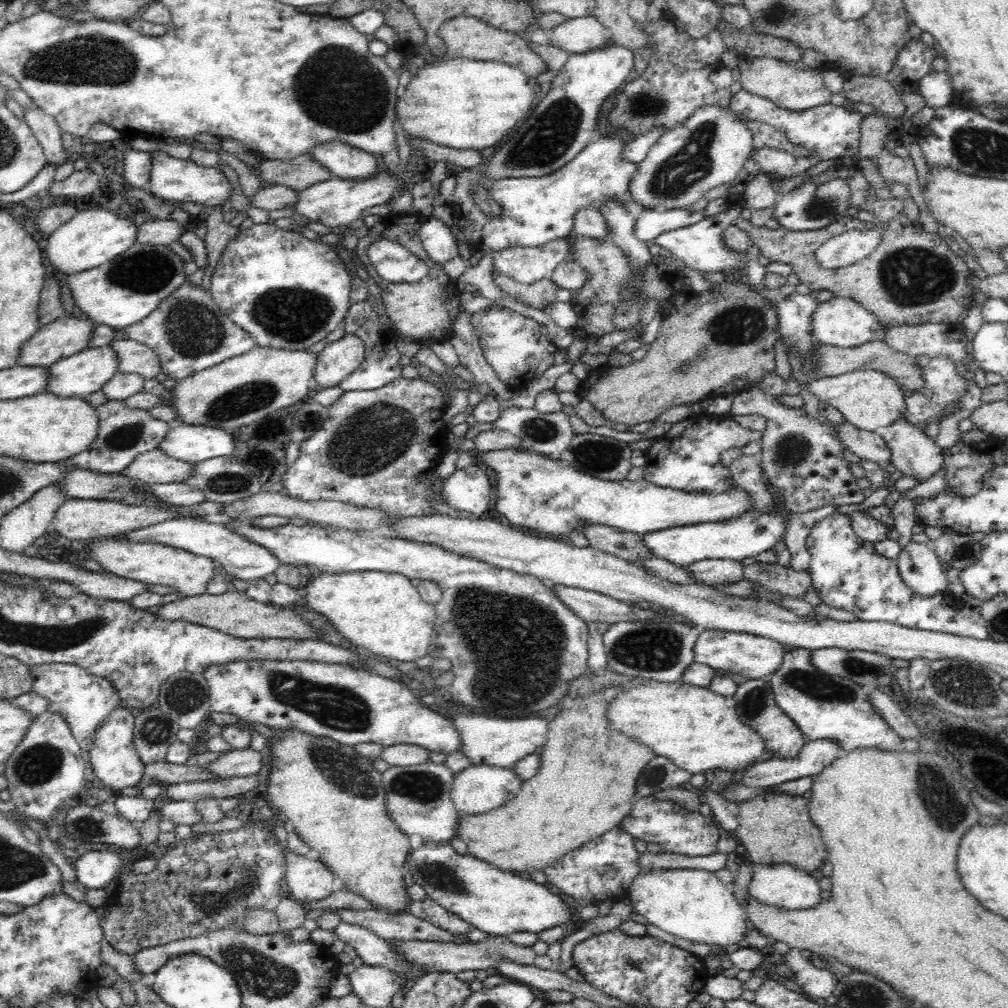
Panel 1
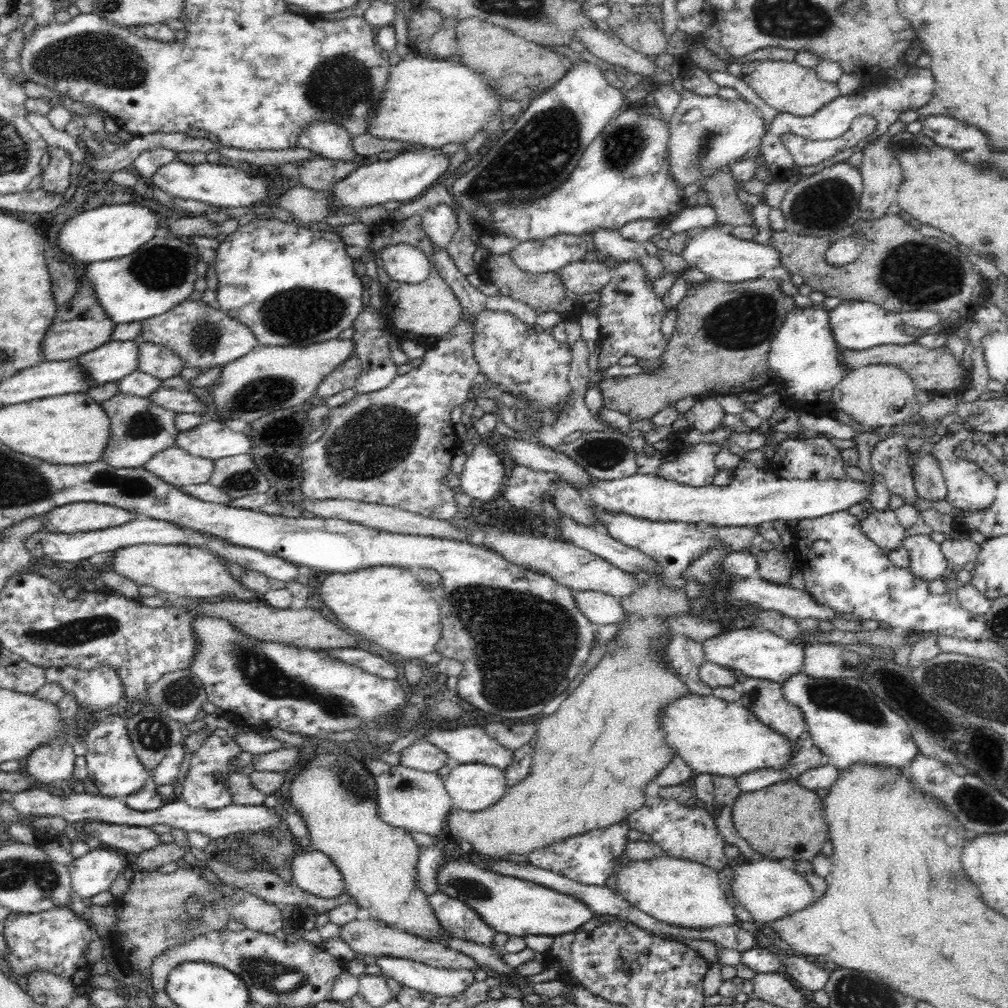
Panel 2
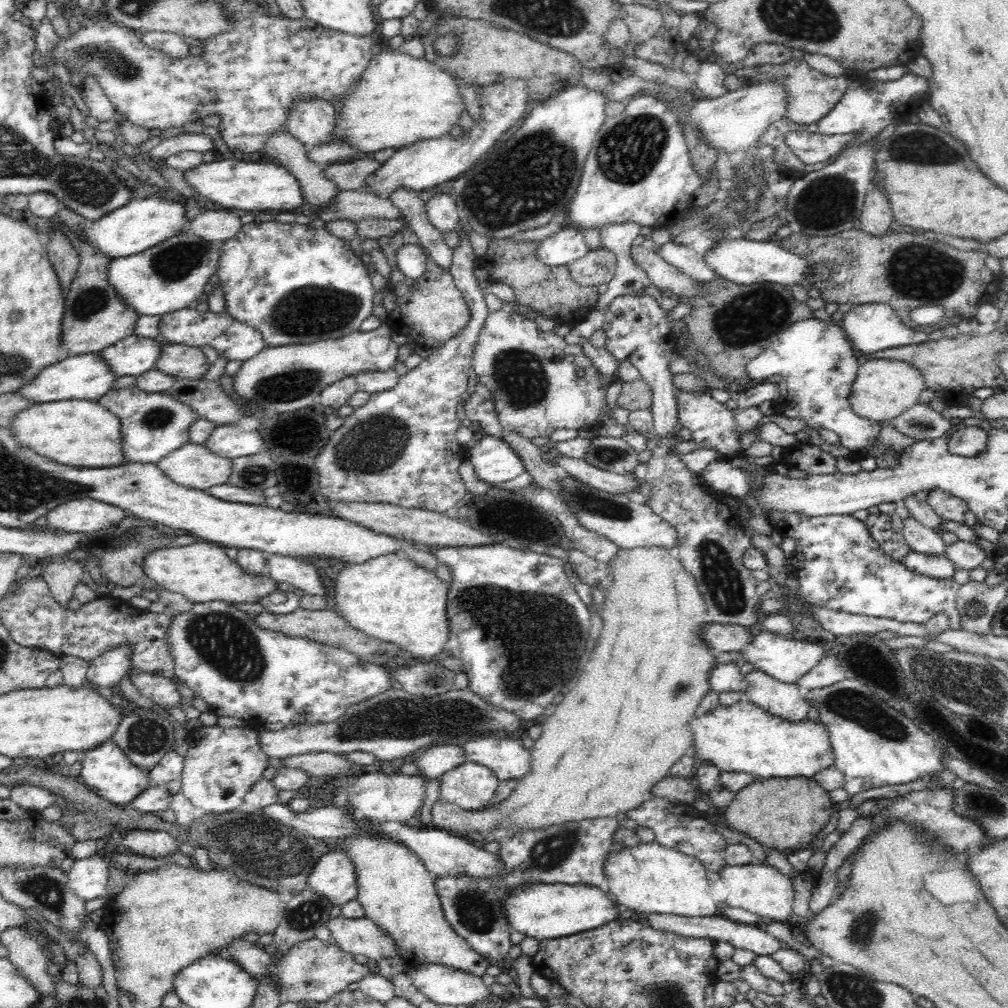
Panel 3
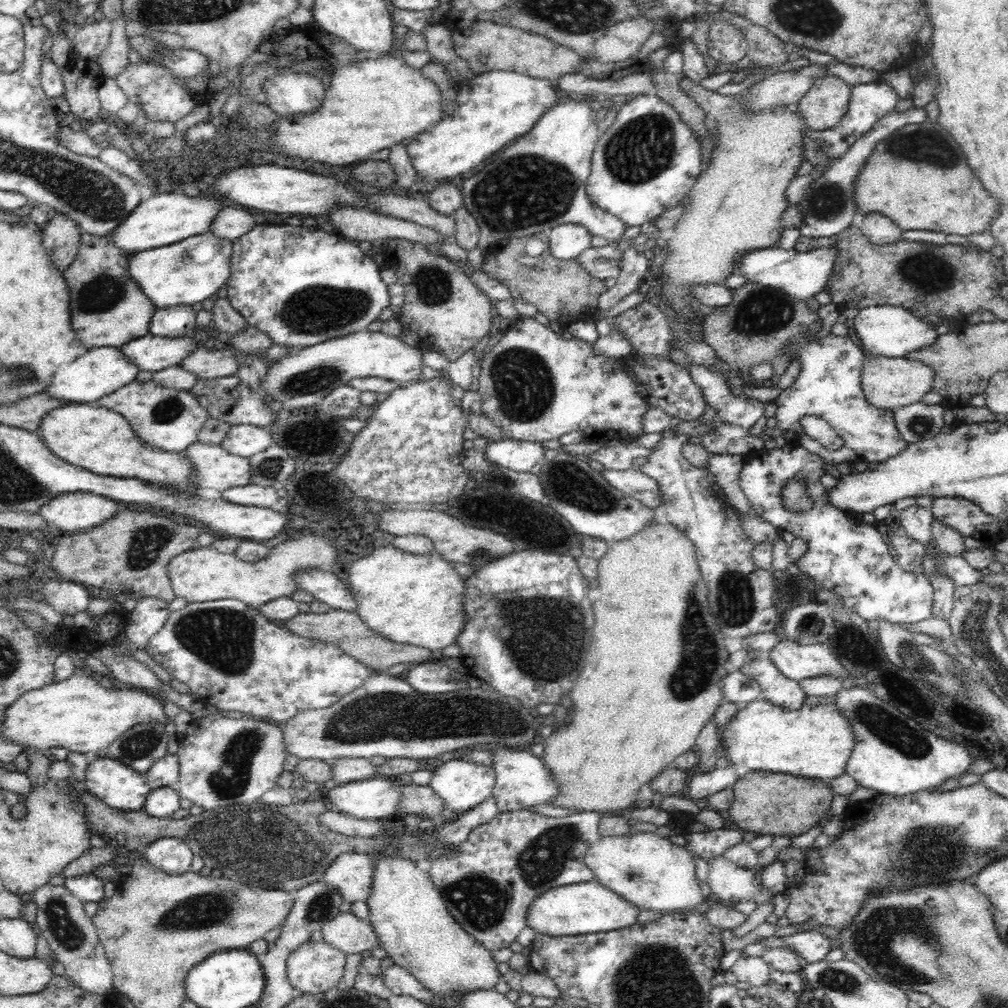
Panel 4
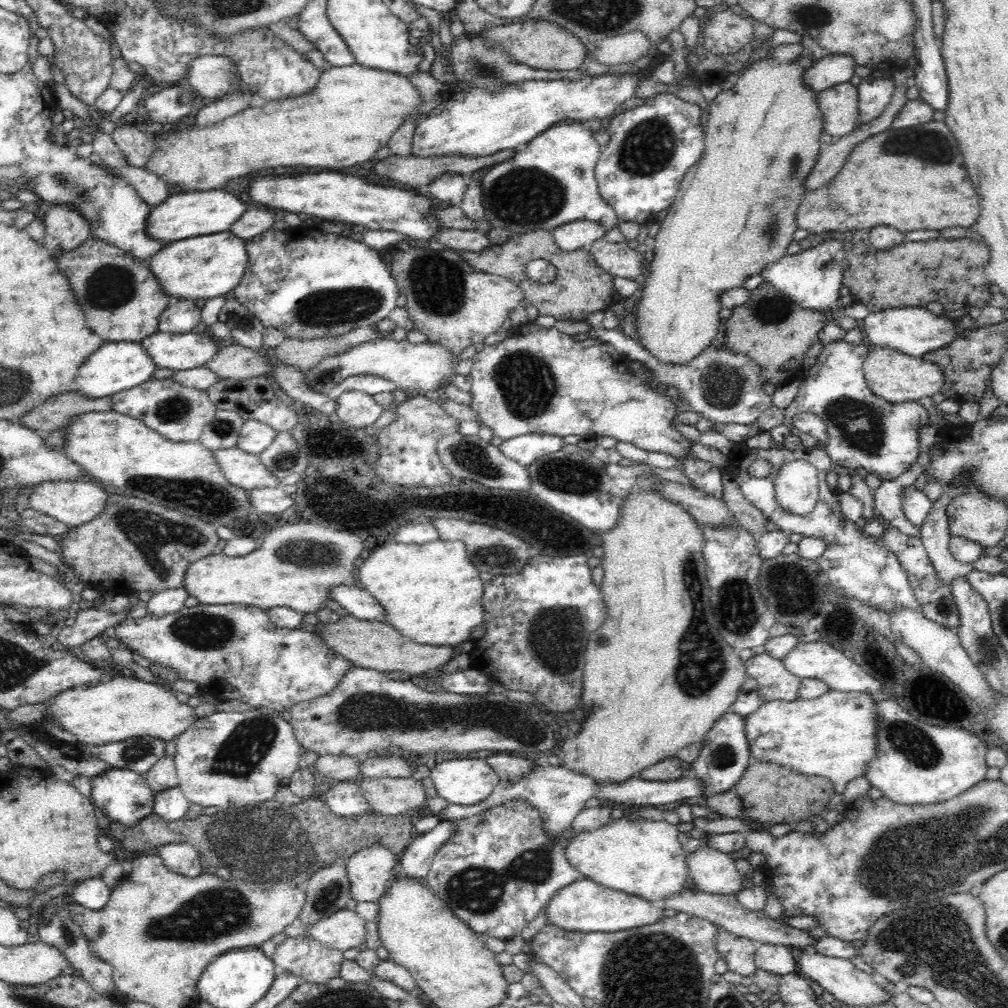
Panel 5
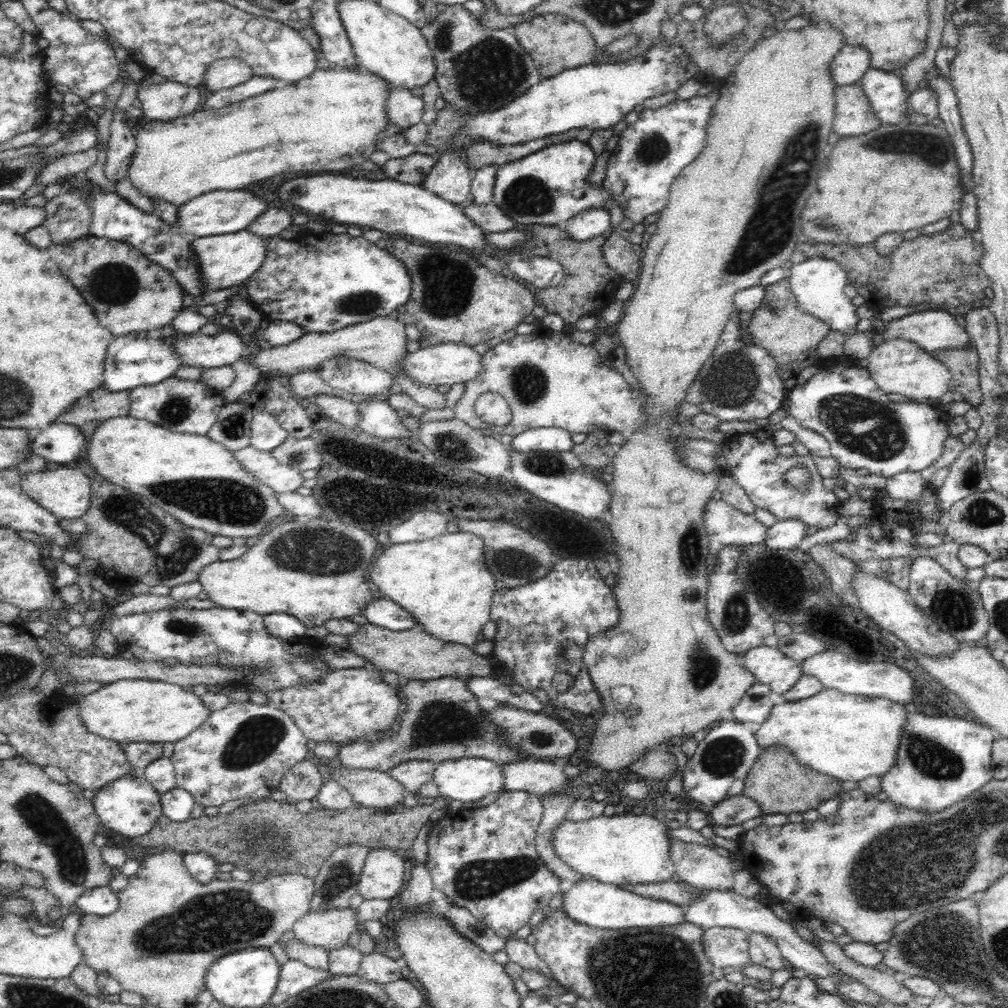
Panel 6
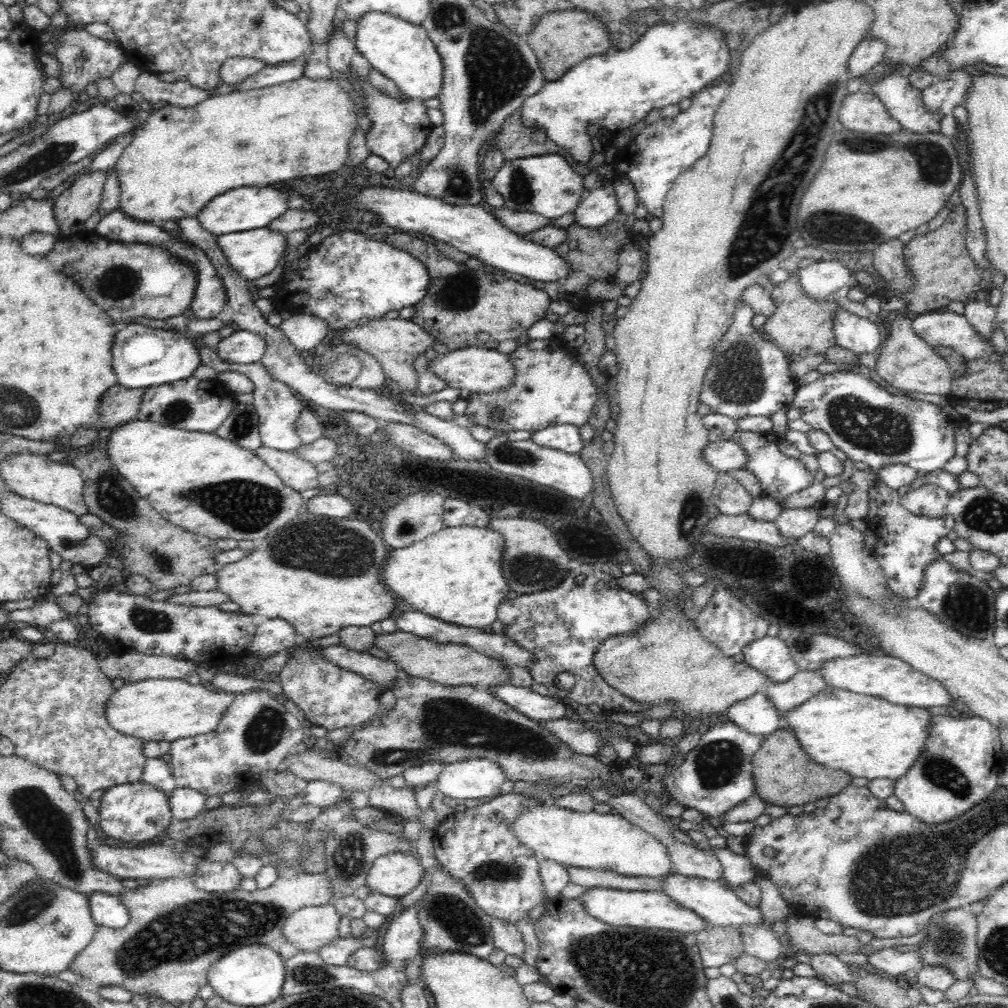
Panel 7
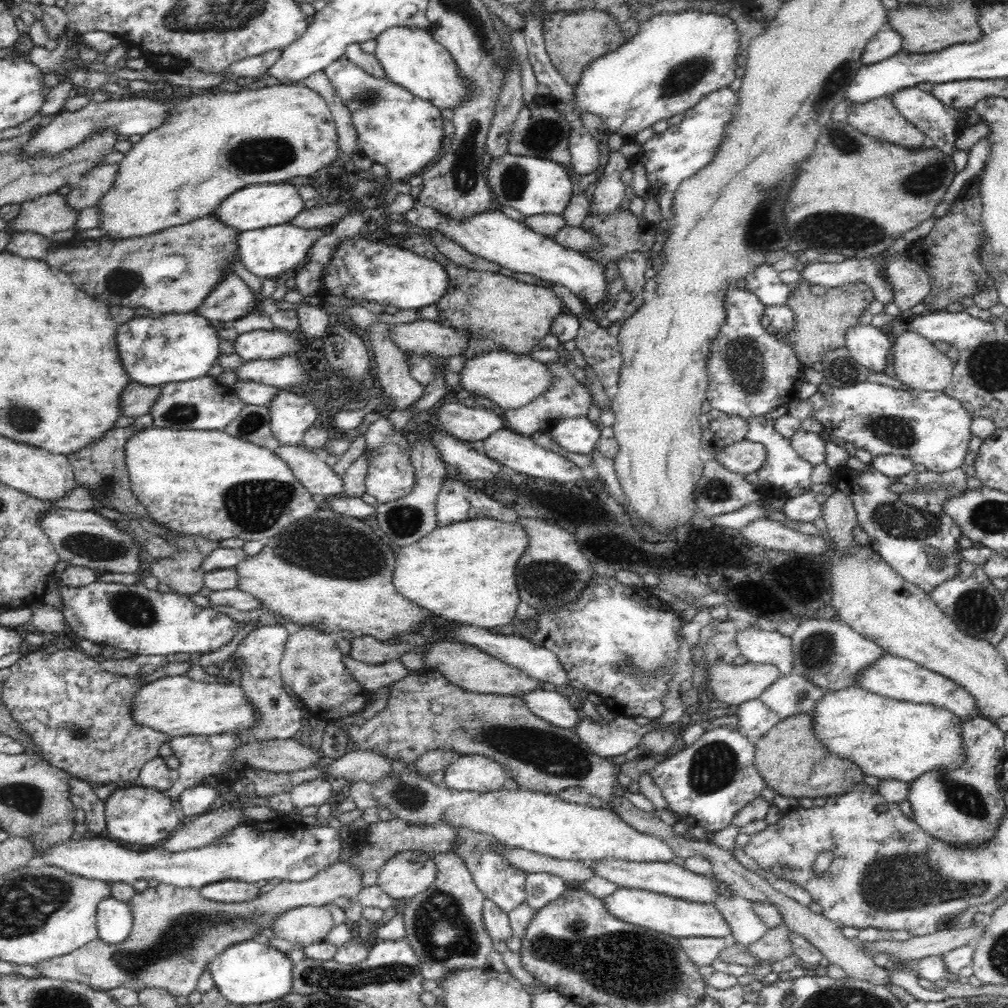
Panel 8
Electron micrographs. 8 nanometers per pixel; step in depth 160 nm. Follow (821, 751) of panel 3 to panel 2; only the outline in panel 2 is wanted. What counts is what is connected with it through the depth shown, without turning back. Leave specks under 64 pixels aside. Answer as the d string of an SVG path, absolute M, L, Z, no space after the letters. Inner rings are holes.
M688 693L665 704L659 723L668 746L698 774L710 773L730 778L772 767L785 769L794 752L795 742L762 724L737 701L728 702L716 696Z

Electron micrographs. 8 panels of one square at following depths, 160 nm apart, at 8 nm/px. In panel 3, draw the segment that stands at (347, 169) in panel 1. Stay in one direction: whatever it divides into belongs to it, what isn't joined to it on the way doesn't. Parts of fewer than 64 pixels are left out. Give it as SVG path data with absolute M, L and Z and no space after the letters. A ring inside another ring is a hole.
M315 99L299 101L290 109L287 131L302 144L318 146L330 142L334 134L336 112L328 101Z

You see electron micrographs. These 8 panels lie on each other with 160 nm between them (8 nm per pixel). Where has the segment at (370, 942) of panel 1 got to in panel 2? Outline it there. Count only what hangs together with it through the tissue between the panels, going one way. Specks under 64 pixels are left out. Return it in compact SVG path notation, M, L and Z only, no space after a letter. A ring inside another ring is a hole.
M380 956L375 959L375 964L380 967L380 972L385 977L394 978L402 987L428 992L435 996L458 998L460 994L464 994L468 985L475 982L474 969L438 969L392 956Z

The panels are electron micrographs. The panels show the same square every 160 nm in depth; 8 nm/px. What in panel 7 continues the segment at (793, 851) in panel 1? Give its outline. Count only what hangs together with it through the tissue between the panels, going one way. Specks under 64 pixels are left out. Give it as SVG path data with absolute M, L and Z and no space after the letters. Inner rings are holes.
M782 726L768 735L760 744L760 748L752 757L755 794L768 804L784 805L815 802L820 798L840 794L850 785L850 776L843 770L824 768L814 762L800 746L794 731Z

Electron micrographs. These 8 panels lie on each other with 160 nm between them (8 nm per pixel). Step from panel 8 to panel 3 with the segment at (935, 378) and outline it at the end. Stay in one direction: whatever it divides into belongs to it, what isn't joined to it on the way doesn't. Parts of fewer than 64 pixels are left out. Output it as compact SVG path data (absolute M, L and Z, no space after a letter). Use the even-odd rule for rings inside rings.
M876 358L861 360L848 397L849 407L862 418L883 422L892 420L918 404L920 392L926 388L924 375L907 362Z

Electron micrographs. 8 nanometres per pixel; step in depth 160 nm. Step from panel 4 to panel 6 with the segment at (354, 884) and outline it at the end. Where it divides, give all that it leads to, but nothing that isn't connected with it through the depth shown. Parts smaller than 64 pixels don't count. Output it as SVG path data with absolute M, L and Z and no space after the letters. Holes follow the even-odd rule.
M373 848L364 861L357 893L366 900L386 900L405 886L408 855L385 848Z

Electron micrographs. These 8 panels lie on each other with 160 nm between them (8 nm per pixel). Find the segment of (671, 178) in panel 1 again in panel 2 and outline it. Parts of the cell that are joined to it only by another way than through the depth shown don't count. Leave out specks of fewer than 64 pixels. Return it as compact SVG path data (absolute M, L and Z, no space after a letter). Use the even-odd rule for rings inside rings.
M682 92L682 102L678 104L669 122L668 168L669 175L681 186L688 186L688 193L698 192L700 182L718 170L730 169L730 164L758 148L764 136L764 119L758 110L743 99L730 101L718 96L699 96L692 92Z

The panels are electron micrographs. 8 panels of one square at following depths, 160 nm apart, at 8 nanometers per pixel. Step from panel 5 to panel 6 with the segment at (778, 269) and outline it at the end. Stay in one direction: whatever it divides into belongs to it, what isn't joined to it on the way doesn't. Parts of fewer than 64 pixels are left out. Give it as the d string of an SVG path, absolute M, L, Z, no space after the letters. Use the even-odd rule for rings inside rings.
M822 257L807 258L798 264L792 263L787 269L786 277L791 284L792 294L797 298L802 310L823 320L832 332L838 331L845 337L858 332L856 323L860 318L856 314L856 306L844 293L844 286L849 284L850 279L841 263Z

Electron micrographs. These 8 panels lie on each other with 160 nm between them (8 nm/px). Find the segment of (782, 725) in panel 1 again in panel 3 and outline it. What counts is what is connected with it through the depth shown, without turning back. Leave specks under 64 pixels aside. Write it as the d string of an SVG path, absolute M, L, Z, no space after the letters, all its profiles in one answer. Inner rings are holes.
M759 670L745 674L745 682L748 698L768 714L788 722L800 722L807 718L809 702L804 698L806 689L798 683L778 682Z

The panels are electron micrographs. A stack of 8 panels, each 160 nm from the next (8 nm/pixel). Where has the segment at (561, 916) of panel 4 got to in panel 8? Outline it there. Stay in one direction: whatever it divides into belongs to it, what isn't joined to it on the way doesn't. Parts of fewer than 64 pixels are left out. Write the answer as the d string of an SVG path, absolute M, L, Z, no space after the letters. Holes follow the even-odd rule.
M618 888L613 894L603 898L608 912L620 921L640 926L655 932L668 934L673 938L731 938L732 928L726 923L721 912L707 902L688 902L682 898L672 898L648 890Z

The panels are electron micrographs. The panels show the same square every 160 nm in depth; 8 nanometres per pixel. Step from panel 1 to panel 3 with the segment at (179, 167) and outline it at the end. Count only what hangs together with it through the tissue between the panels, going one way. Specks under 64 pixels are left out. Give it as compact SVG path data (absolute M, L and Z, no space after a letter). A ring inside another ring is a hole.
M207 158L207 161L200 166L192 170L183 170L182 174L196 193L206 200L221 204L223 209L240 208L254 213L274 210L290 212L304 204L302 191L296 178L286 168L280 166L279 162L268 158L262 160Z

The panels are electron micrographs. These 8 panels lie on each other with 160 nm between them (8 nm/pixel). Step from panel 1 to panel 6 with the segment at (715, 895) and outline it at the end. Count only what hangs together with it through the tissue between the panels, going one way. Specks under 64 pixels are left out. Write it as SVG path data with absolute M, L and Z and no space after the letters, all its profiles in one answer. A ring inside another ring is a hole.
M637 813L596 816L574 822L564 819L549 835L548 844L556 856L583 877L619 887L626 884L668 882L676 872L670 855L669 839L673 825L664 818Z

